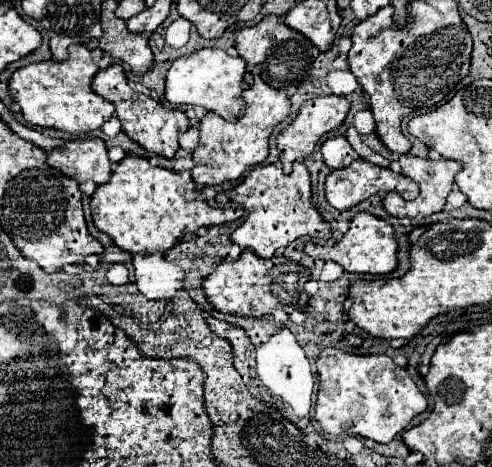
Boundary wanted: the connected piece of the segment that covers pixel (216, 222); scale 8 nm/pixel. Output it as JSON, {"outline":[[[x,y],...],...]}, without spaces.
{"outline":[[[128,154],[122,162],[116,164],[110,182],[106,186],[98,186],[92,200],[90,210],[94,218],[94,226],[108,234],[112,242],[130,254],[154,254],[166,252],[180,242],[186,232],[198,232],[200,228],[220,226],[226,222],[234,222],[244,216],[242,208],[212,208],[208,206],[198,192],[198,200],[192,192],[194,182],[190,172],[172,172],[160,166],[150,166],[146,158],[138,158]]]}

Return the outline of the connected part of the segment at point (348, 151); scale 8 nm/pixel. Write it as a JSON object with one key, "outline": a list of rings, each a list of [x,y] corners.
{"outline":[[[336,136],[336,138],[328,138],[322,144],[322,156],[324,156],[324,164],[330,170],[340,170],[352,164],[352,160],[358,160],[360,156],[352,150],[352,146],[346,142],[344,136]]]}

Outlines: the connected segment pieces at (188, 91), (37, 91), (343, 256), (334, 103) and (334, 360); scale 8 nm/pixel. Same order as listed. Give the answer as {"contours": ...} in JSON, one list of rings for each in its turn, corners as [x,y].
{"contours":[[[[202,48],[194,54],[178,58],[166,76],[166,100],[170,104],[190,104],[212,110],[228,122],[236,122],[244,116],[242,82],[244,82],[246,62],[240,56],[230,56],[226,50]]],[[[72,44],[68,54],[70,56],[64,62],[46,60],[16,70],[8,82],[10,96],[20,104],[22,116],[30,126],[64,130],[68,134],[92,132],[114,116],[114,106],[92,90],[92,78],[100,70],[98,62],[102,52],[98,48],[88,50],[82,44]]],[[[358,212],[350,222],[350,230],[332,248],[308,242],[304,246],[304,252],[308,256],[320,258],[324,262],[328,262],[328,260],[336,262],[346,272],[356,272],[356,274],[390,274],[398,266],[398,258],[396,258],[398,242],[394,238],[394,228],[388,222],[372,216],[370,212]]],[[[318,96],[318,98],[312,98],[312,100],[304,102],[302,108],[300,108],[300,114],[296,116],[296,120],[278,136],[280,162],[284,166],[284,172],[290,174],[294,162],[302,162],[304,158],[308,158],[314,152],[318,140],[324,134],[336,130],[346,120],[348,110],[350,110],[350,102],[344,96]]],[[[326,348],[316,360],[320,390],[314,406],[316,422],[330,436],[364,436],[388,444],[414,416],[428,408],[426,396],[418,390],[406,368],[394,364],[386,354],[358,356],[338,348]]]]}

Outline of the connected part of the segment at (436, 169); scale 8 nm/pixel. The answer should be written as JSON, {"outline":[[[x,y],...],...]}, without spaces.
{"outline":[[[400,156],[398,162],[402,164],[402,174],[404,176],[410,176],[418,186],[420,186],[420,196],[416,200],[404,200],[402,196],[398,194],[388,194],[384,198],[384,208],[396,216],[396,218],[426,218],[426,216],[432,216],[436,212],[440,212],[446,204],[446,196],[450,194],[450,190],[454,188],[454,176],[462,170],[460,162],[456,160],[440,160],[440,162],[434,162],[434,160],[426,160],[426,158],[416,158],[416,156]]]}

